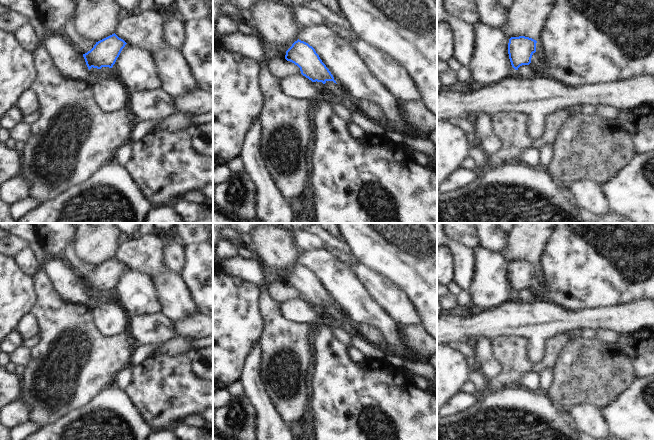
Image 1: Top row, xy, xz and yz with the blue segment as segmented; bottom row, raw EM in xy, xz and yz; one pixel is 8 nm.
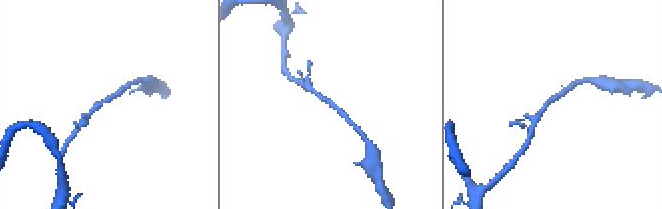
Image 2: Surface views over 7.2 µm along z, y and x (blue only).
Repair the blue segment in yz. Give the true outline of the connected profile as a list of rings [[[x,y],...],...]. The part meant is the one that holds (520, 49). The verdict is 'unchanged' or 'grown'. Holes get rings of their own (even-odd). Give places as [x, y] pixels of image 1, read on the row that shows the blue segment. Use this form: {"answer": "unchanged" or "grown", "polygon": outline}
{"answer": "unchanged", "polygon": [[[511,37],[508,43],[508,54],[512,67],[515,70],[522,65],[529,65],[531,63],[532,55],[536,52],[537,41],[525,37]]]}

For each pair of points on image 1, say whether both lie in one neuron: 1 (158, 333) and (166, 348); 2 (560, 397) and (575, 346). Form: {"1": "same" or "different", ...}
{"1": "different", "2": "same"}

